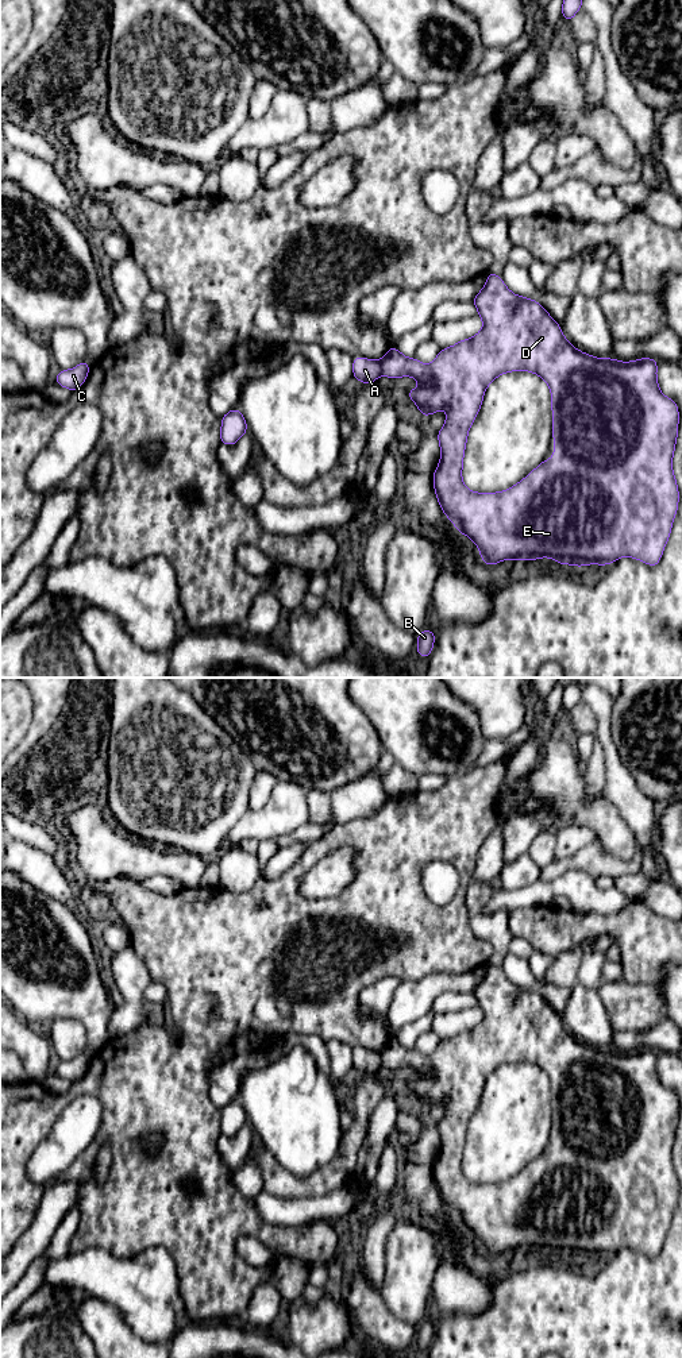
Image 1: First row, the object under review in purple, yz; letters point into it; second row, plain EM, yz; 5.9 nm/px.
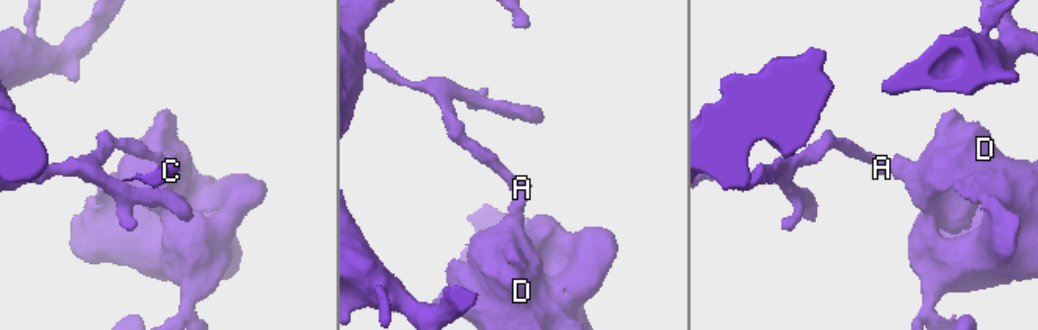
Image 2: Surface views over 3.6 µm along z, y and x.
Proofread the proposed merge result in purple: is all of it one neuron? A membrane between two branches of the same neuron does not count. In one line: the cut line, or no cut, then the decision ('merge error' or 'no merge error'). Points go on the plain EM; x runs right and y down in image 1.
cut yz (378, 1052), (381, 1064); merge error

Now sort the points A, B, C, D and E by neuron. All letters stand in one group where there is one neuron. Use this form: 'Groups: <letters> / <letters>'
Groups: A C / B D E

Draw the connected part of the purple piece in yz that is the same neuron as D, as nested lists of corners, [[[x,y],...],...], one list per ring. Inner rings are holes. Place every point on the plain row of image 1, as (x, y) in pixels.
[[[492,962],[488,964],[488,972],[485,977],[481,980],[478,985],[475,985],[471,994],[477,998],[477,1006],[483,1012],[482,1021],[473,1029],[461,1031],[448,1039],[440,1039],[438,1048],[431,1056],[424,1056],[416,1049],[406,1049],[396,1038],[389,1038],[388,1043],[379,1052],[382,1066],[392,1070],[409,1066],[420,1075],[417,1080],[411,1080],[406,1083],[406,1085],[416,1095],[423,1108],[431,1107],[438,1102],[443,1102],[444,1099],[447,1100],[446,1114],[443,1119],[436,1124],[436,1129],[440,1135],[440,1153],[432,1166],[434,1181],[443,1204],[455,1216],[461,1226],[470,1228],[475,1234],[477,1239],[479,1241],[482,1254],[490,1258],[505,1250],[515,1250],[520,1254],[523,1250],[535,1253],[539,1249],[551,1249],[558,1255],[570,1255],[577,1258],[583,1258],[587,1255],[600,1255],[604,1258],[623,1247],[637,1250],[651,1258],[658,1257],[664,1242],[666,1234],[670,1230],[673,1212],[675,1210],[679,1193],[678,1174],[673,1164],[673,1146],[675,1142],[678,1129],[679,1102],[674,1091],[660,1084],[656,1069],[658,1052],[652,1049],[640,1049],[632,1053],[620,1053],[613,1049],[594,1049],[593,1046],[577,1041],[573,1035],[567,1033],[560,1021],[560,1016],[548,1006],[548,1003],[542,998],[542,995],[528,988],[516,987],[505,977],[501,967],[497,967]],[[510,1062],[531,1062],[542,1068],[548,1076],[551,1081],[551,1102],[554,1107],[554,1149],[543,1151],[536,1160],[531,1162],[528,1168],[523,1169],[520,1173],[517,1173],[508,1181],[502,1181],[498,1184],[470,1183],[465,1177],[462,1170],[463,1147],[469,1120],[473,1116],[477,1106],[479,1104],[486,1079],[498,1066]]]

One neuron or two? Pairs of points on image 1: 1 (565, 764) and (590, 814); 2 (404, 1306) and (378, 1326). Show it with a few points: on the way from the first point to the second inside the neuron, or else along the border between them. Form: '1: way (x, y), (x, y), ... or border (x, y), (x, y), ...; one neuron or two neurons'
1: way (565, 776), (566, 791), (578, 803); one neuron
2: border (380, 1292), (385, 1306), (393, 1314), (416, 1327); two neurons

